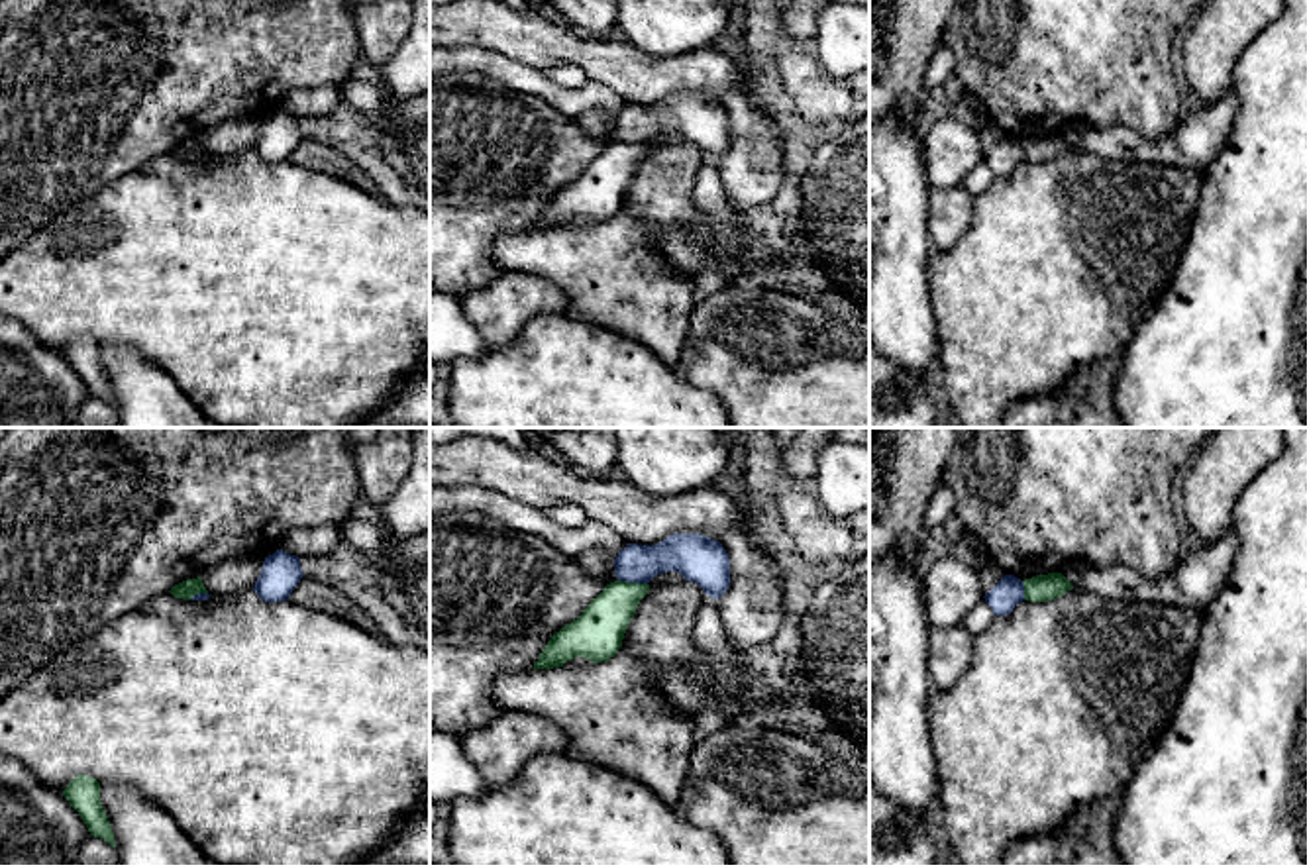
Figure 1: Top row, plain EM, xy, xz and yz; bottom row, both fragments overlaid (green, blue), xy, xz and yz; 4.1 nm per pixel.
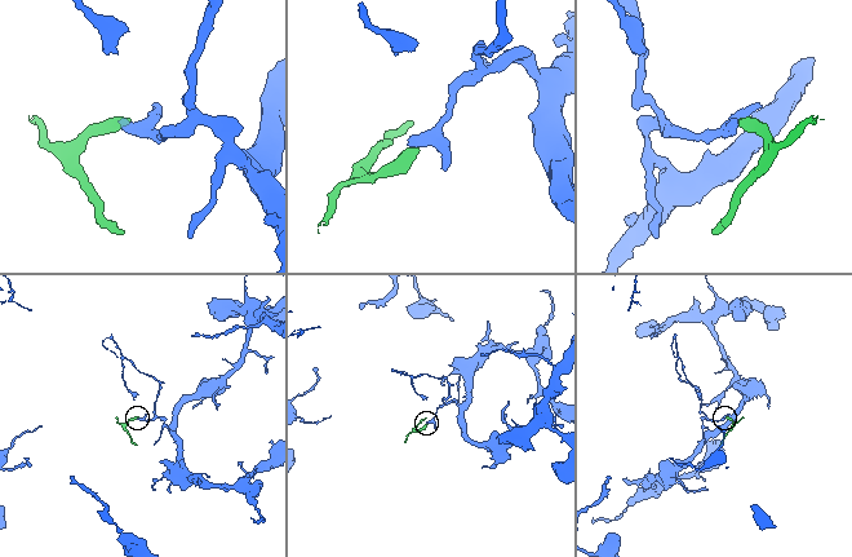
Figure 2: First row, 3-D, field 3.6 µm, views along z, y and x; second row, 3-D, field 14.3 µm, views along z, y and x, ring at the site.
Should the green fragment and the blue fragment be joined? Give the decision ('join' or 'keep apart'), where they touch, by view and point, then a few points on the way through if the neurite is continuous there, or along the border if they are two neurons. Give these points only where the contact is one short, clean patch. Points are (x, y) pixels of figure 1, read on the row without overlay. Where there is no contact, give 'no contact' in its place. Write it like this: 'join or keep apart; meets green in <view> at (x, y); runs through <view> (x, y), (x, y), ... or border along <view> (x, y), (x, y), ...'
keep apart; meets green in xz at (632, 144); border along xz (619, 140), (646, 146)

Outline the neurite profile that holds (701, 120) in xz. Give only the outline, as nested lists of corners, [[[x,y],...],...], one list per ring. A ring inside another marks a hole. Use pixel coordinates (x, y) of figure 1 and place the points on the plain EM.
[[[673,94],[654,106],[630,104],[614,120],[616,139],[626,143],[648,145],[667,131],[681,133],[714,161],[730,147],[726,110],[720,102],[701,94]]]

